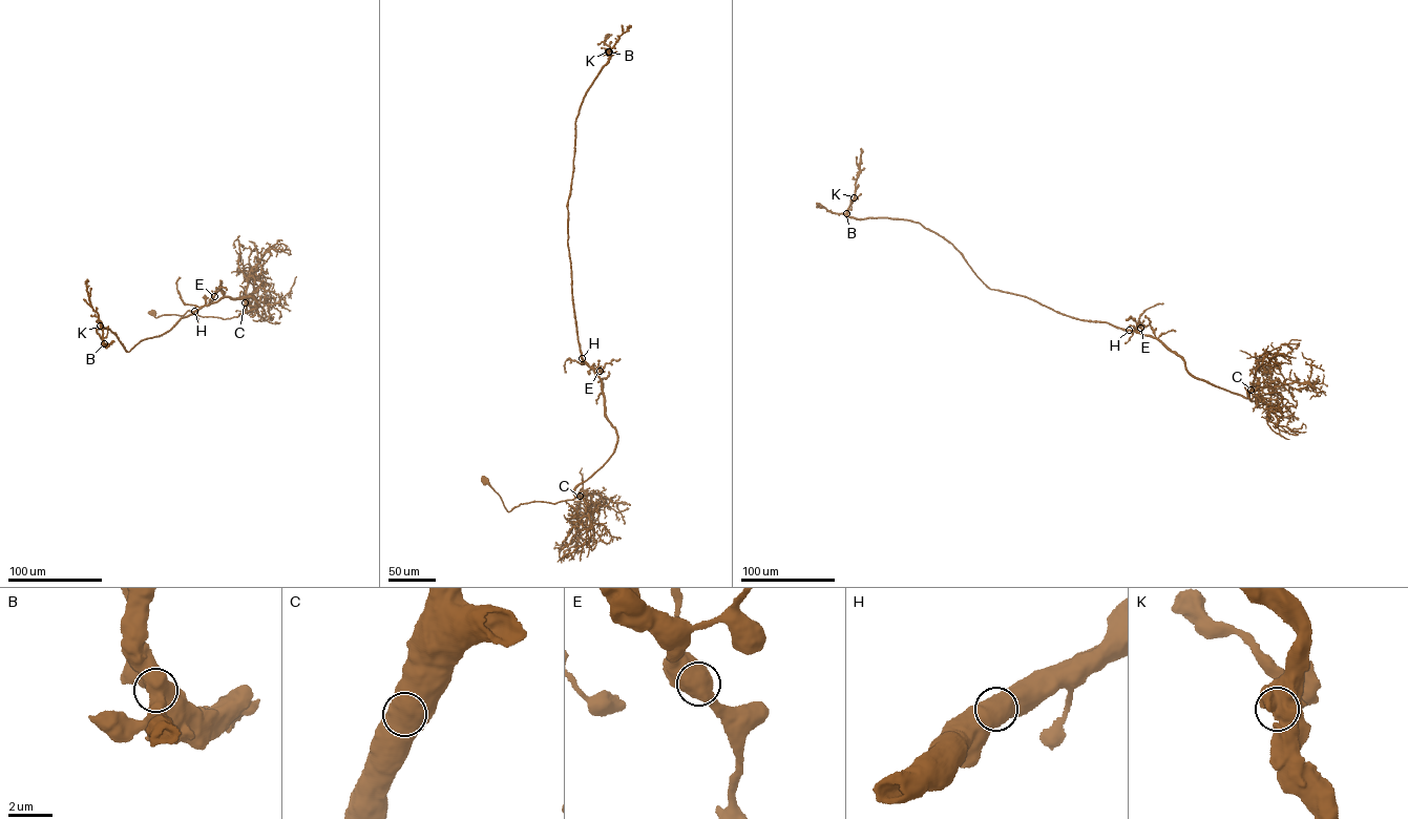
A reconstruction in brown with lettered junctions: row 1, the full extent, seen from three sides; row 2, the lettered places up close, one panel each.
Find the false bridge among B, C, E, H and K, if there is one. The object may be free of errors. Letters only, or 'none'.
none

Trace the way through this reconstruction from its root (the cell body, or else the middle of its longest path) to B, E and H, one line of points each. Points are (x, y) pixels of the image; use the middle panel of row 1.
B: (485, 480), (508, 511), (572, 499), (617, 441), (601, 379), (582, 356), (567, 233), (575, 119), (609, 51)
E: (485, 480), (508, 511), (522, 504), (575, 498), (575, 488), (606, 462), (617, 438), (606, 414), (600, 371)
H: (485, 480), (508, 511), (555, 503), (575, 498), (575, 488), (609, 458), (617, 438), (601, 379), (582, 358)

